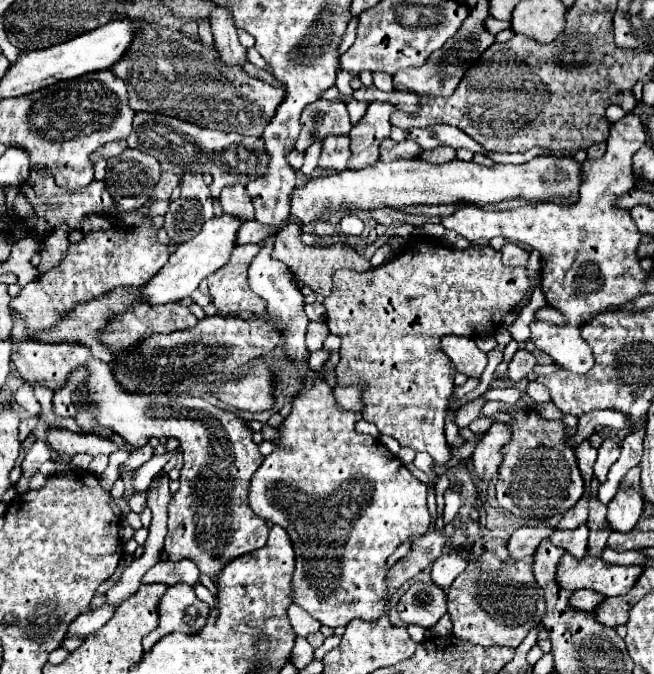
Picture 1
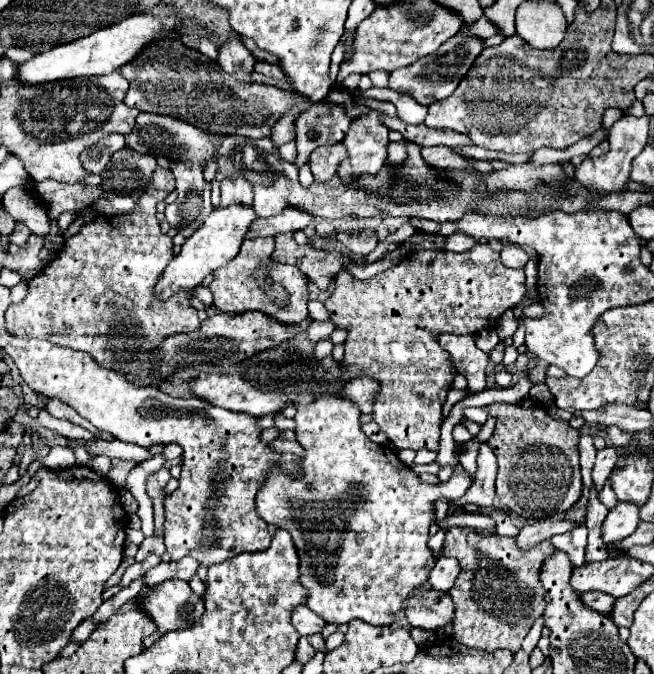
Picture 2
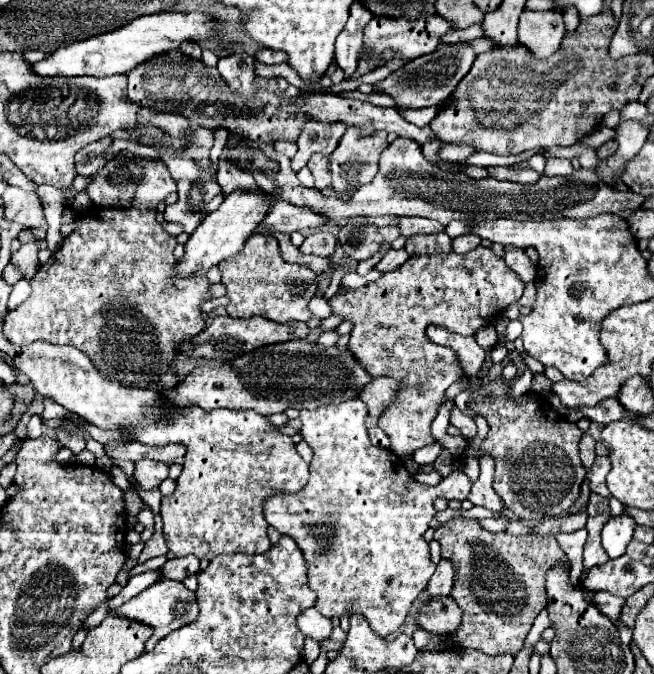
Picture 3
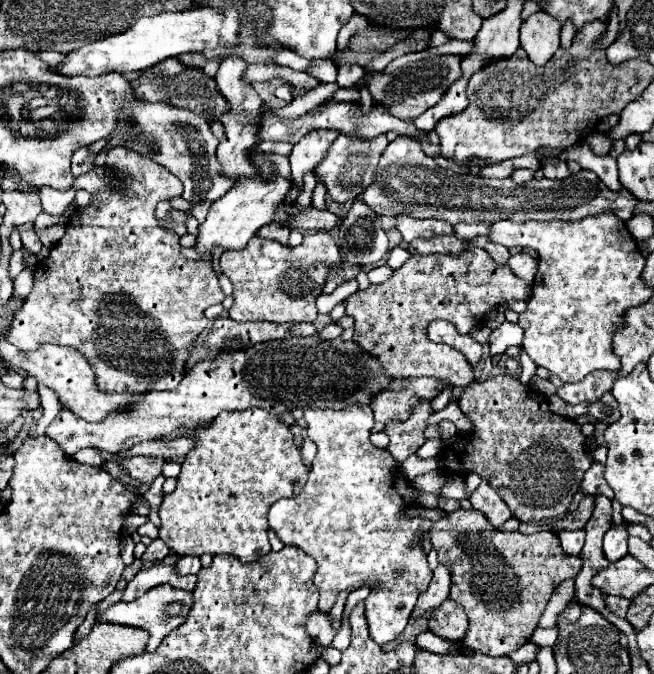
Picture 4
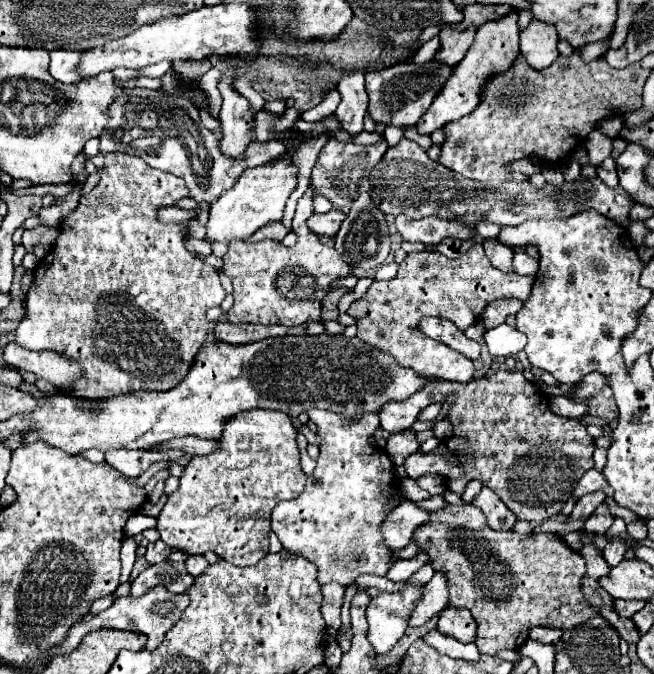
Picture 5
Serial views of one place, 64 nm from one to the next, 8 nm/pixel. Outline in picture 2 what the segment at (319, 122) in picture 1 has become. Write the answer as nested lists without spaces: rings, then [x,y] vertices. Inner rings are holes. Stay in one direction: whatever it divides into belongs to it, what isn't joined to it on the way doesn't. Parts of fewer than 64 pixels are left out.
[[[320,101],[314,108],[308,108],[296,120],[296,166],[302,166],[318,146],[340,142],[346,136],[350,122],[352,120],[341,107],[329,108]]]

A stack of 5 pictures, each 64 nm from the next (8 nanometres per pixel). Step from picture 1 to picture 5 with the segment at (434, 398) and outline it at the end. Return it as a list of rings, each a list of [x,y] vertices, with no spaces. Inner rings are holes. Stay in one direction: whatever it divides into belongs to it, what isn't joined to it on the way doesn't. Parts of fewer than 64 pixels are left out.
[[[474,244],[466,254],[462,254],[460,258],[446,258],[444,254],[438,252],[412,252],[406,256],[406,260],[400,264],[398,274],[388,280],[388,282],[374,282],[368,292],[352,302],[352,306],[348,308],[348,314],[354,316],[358,322],[358,338],[364,340],[366,344],[372,344],[372,348],[378,348],[382,352],[388,352],[400,366],[404,368],[412,368],[418,374],[432,374],[432,376],[440,376],[444,380],[456,380],[456,382],[468,382],[474,378],[474,364],[472,360],[468,360],[466,356],[458,354],[452,348],[446,348],[438,342],[434,342],[432,338],[424,336],[424,332],[420,332],[418,322],[424,316],[438,316],[450,320],[456,326],[465,331],[472,322],[478,322],[482,310],[498,300],[498,298],[518,298],[518,300],[526,300],[530,296],[530,288],[532,288],[534,278],[530,276],[520,276],[516,272],[502,272],[498,268],[494,268],[488,260],[488,256],[484,254],[482,244]],[[410,428],[390,434],[388,444],[386,444],[386,452],[388,452],[388,456],[392,458],[392,462],[396,466],[402,466],[404,460],[410,454],[414,454],[418,448],[420,448],[420,442],[416,440],[416,432],[410,430]]]

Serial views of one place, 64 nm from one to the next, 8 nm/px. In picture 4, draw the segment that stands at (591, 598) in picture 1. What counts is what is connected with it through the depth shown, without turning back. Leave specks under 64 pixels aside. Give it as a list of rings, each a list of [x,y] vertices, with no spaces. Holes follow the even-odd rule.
[[[606,596],[606,608],[608,608],[612,614],[616,614],[618,618],[624,618],[624,614],[626,614],[628,606],[630,606],[630,600],[626,600],[626,598]]]

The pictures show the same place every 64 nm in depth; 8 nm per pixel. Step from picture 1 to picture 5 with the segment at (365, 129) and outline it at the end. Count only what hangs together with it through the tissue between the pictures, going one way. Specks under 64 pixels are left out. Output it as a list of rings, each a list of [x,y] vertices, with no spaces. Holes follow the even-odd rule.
[[[332,138],[324,150],[320,152],[320,158],[312,170],[312,186],[314,186],[314,192],[326,196],[330,202],[334,202],[336,208],[340,210],[348,210],[350,202],[360,196],[362,192],[368,192],[370,190],[370,172],[372,168],[380,162],[380,158],[384,156],[388,144],[386,140],[382,138],[378,144],[372,144],[372,146],[358,146],[358,144],[344,144],[336,138]]]

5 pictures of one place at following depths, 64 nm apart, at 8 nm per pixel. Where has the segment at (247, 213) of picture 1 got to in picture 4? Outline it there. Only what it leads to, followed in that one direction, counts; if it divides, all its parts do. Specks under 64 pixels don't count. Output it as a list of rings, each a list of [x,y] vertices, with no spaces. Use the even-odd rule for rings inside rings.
[[[224,58],[220,62],[218,72],[216,72],[218,90],[228,100],[228,110],[230,110],[228,114],[224,114],[220,118],[220,122],[224,124],[226,136],[224,136],[224,140],[220,140],[216,156],[218,156],[218,162],[222,164],[222,174],[232,178],[234,182],[240,178],[254,176],[254,172],[256,172],[254,166],[248,164],[246,158],[248,158],[248,150],[256,144],[256,128],[258,128],[258,114],[256,112],[260,112],[262,98],[256,94],[256,90],[248,82],[244,82],[246,68],[248,68],[248,64],[242,58]]]

